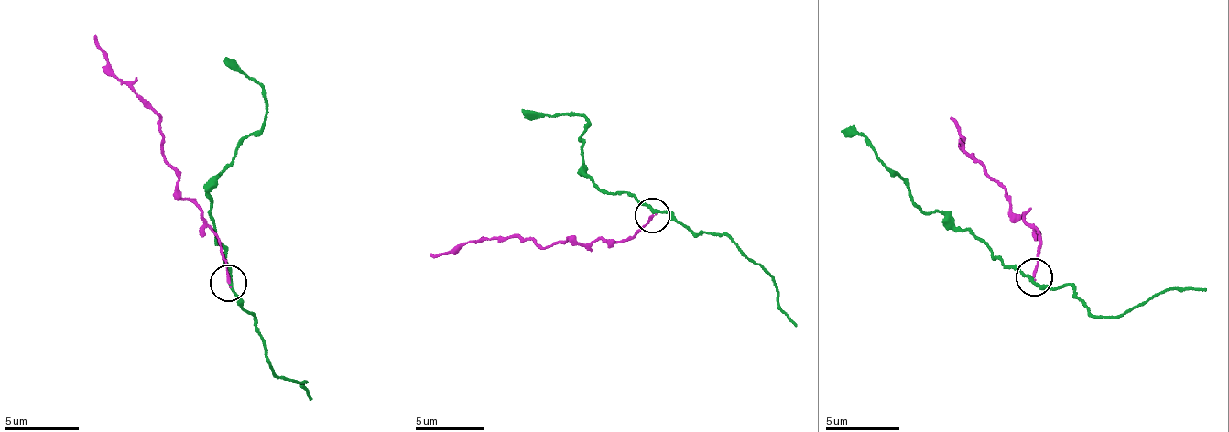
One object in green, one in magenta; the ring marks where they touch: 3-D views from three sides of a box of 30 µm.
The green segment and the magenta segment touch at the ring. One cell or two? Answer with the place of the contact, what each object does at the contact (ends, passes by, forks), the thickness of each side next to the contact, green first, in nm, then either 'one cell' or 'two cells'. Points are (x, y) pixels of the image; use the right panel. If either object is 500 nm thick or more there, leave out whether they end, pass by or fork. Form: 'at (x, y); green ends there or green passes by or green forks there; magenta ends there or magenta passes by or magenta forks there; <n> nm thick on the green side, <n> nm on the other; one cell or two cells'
at (1034, 276); green passes by; magenta ends there; 180 nm thick on the green side, 180 nm on the other; two cells

